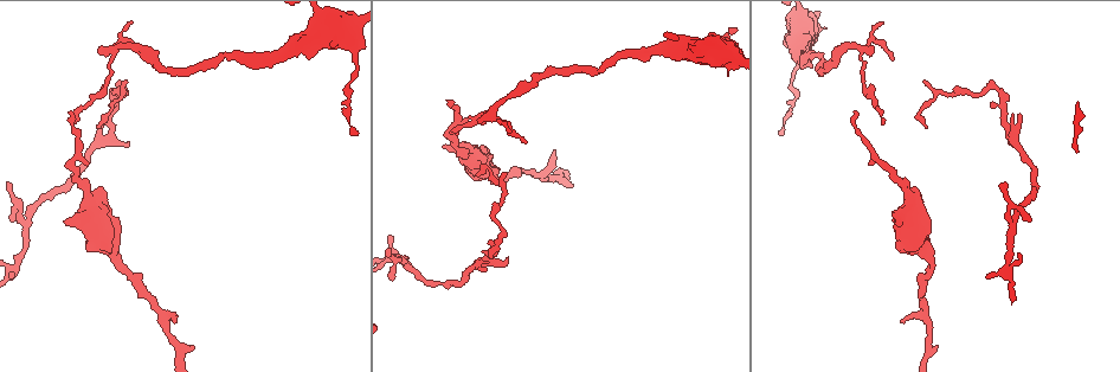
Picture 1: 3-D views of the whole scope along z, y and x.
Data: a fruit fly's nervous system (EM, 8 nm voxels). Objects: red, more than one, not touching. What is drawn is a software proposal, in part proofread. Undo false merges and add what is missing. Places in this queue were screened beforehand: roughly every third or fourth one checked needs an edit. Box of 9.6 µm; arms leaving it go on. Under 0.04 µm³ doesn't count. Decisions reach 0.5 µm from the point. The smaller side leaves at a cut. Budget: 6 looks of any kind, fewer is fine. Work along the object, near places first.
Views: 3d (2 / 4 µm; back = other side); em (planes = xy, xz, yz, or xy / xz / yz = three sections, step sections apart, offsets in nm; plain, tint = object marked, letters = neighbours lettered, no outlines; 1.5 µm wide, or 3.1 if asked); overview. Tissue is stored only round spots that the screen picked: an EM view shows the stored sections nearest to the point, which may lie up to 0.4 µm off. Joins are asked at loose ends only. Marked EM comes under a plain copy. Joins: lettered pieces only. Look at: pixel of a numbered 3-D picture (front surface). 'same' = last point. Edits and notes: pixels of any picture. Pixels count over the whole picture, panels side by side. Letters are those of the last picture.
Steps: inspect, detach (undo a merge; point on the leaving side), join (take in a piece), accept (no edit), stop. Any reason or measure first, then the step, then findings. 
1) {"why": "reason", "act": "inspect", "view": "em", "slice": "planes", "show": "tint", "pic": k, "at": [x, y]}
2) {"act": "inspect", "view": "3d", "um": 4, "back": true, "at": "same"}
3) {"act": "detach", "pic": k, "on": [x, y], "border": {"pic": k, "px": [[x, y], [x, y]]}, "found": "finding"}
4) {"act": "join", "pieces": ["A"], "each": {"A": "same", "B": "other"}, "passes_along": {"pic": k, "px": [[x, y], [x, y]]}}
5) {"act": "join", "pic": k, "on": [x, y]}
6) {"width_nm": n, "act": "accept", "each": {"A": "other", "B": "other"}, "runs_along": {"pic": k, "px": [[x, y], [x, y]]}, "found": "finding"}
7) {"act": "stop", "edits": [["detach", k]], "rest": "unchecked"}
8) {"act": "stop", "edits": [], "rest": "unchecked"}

{"why": "free end", "act": "inspect", "view": "em", "slice": "yz", "step": 4, "show": "letters", "pic": 1, "at": [12, 277]}

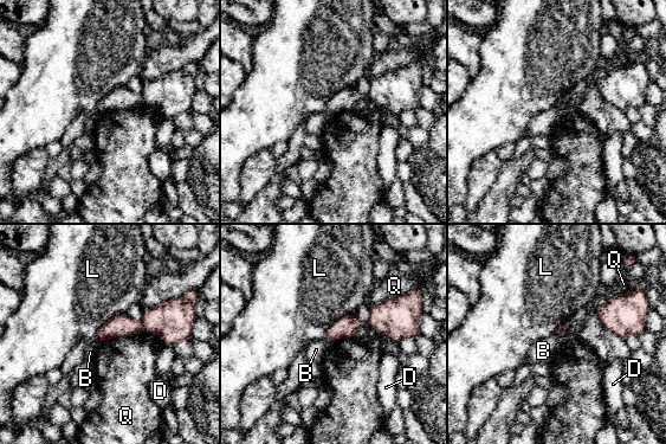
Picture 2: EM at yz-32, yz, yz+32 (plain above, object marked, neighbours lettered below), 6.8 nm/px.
{"longest_contact_nm": ["Q", 420], "act": "accept", "each": {"B": "other", "D": "other", "L": "other", "Q": "other"}, "border": {"pic": 2, "px": [[162, 340], [137, 330], [102, 342]]}, "found": "no lettered piece goes on from it"}

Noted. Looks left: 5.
{"why": "an open end", "act": "inspect", "view": "3d", "um": 4, "back": true, "pic": 1, "at": [126, 143]}

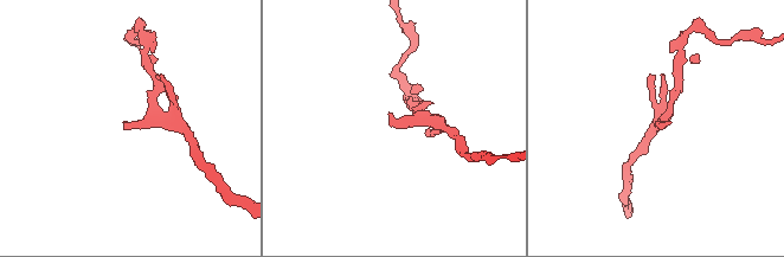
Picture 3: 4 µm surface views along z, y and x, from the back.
{"act": "inspect", "view": "em", "slice": "planes", "show": "letters", "pic": 3, "at": [123, 121]}

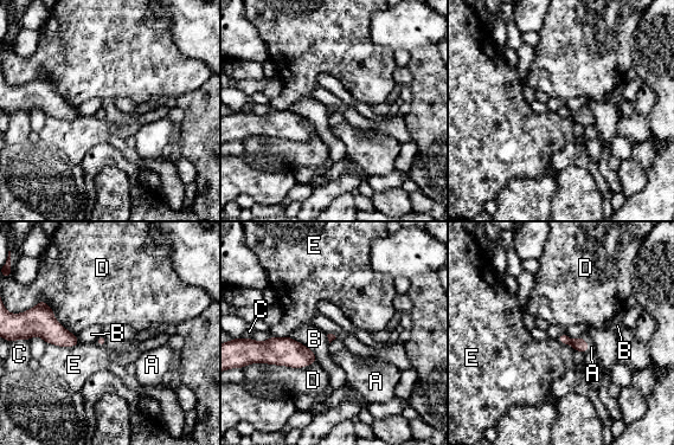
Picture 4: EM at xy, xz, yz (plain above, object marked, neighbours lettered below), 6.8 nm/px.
{"longest_contact_nm": ["D", 400], "act": "join", "pieces": ["A"], "each": {"A": "same", "B": "other", "C": "other", "D": "other", "E": "other"}, "found": "the neuron continues"}

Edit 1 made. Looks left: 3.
{"act": "stop", "edits": [["join", 4]], "rest": "unchecked"}

